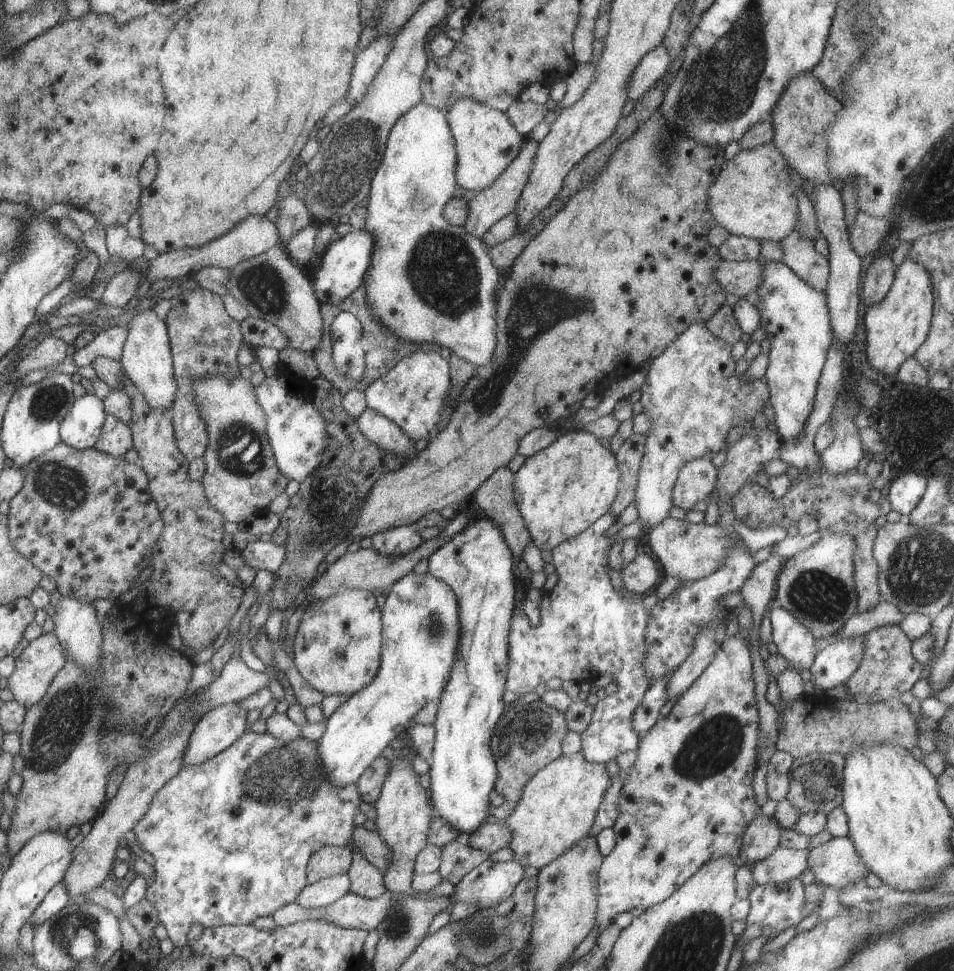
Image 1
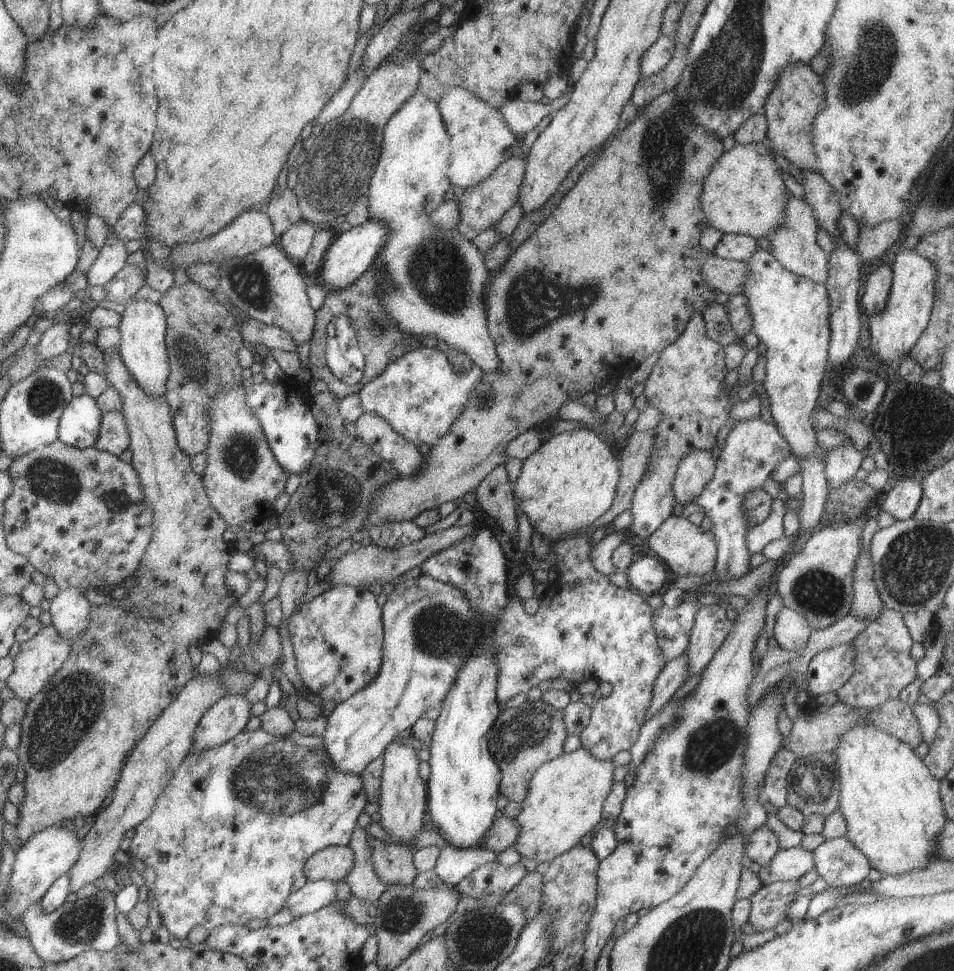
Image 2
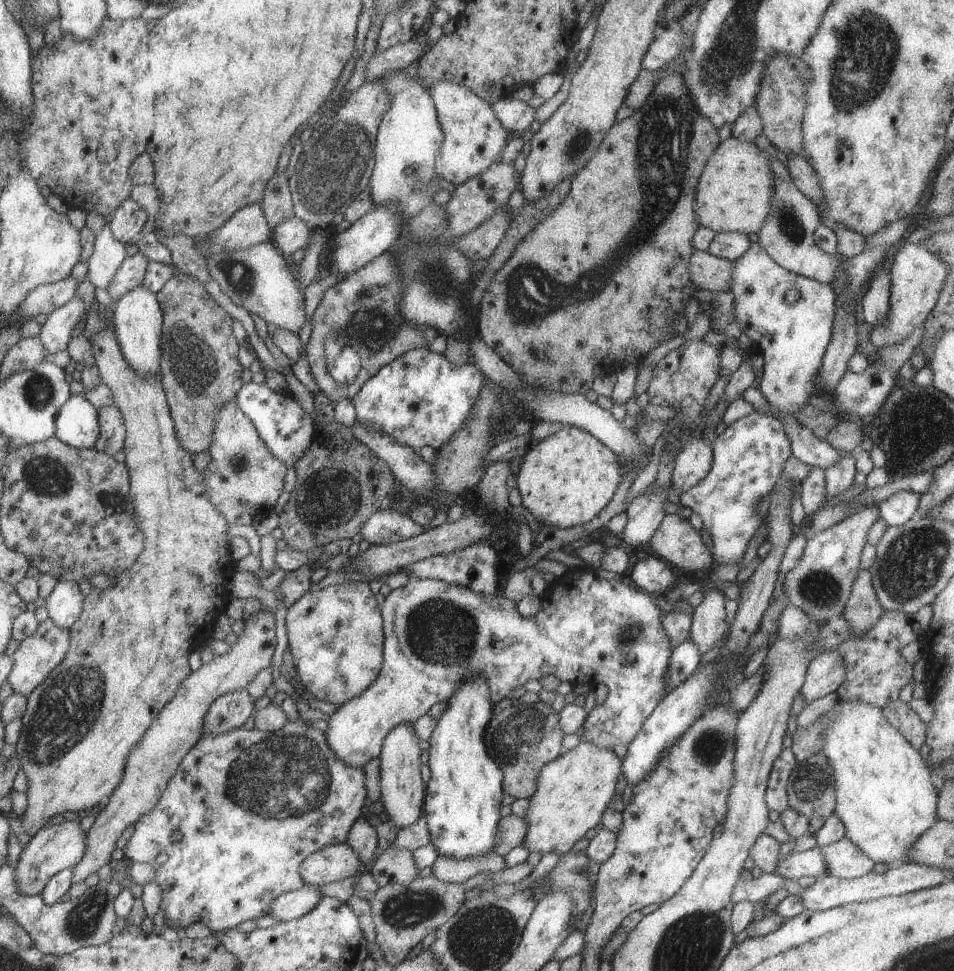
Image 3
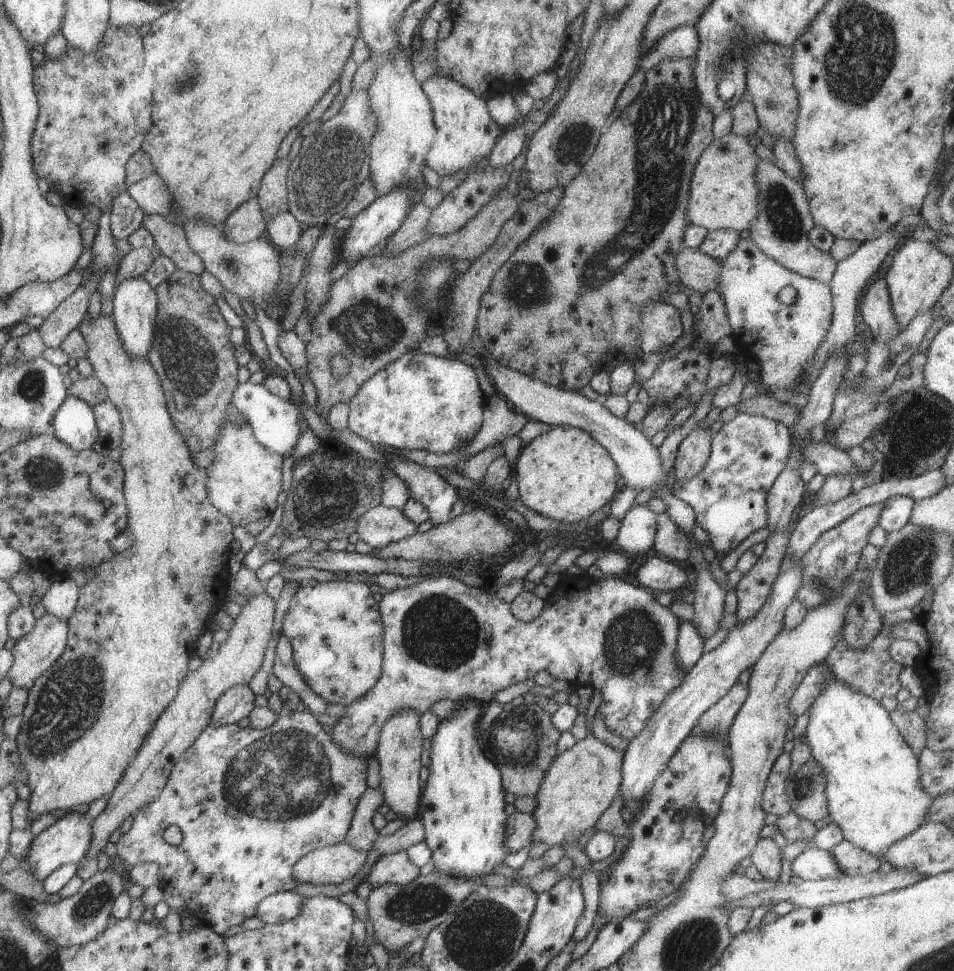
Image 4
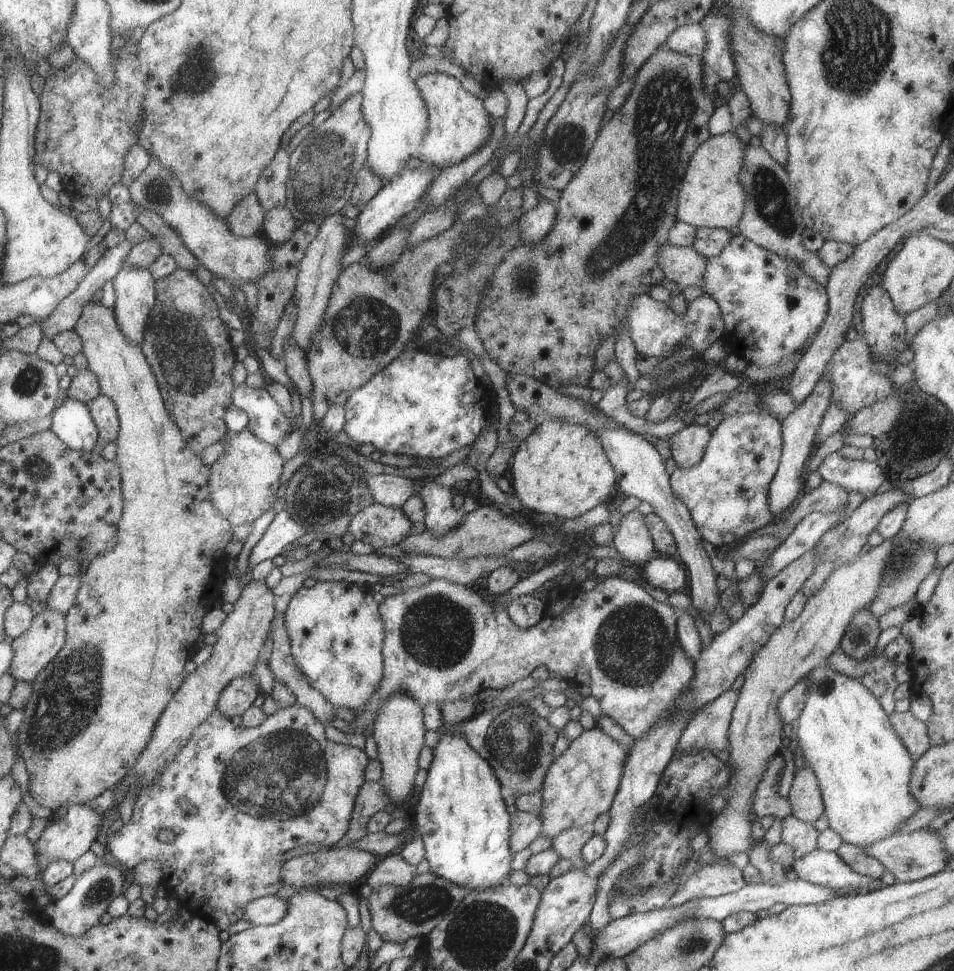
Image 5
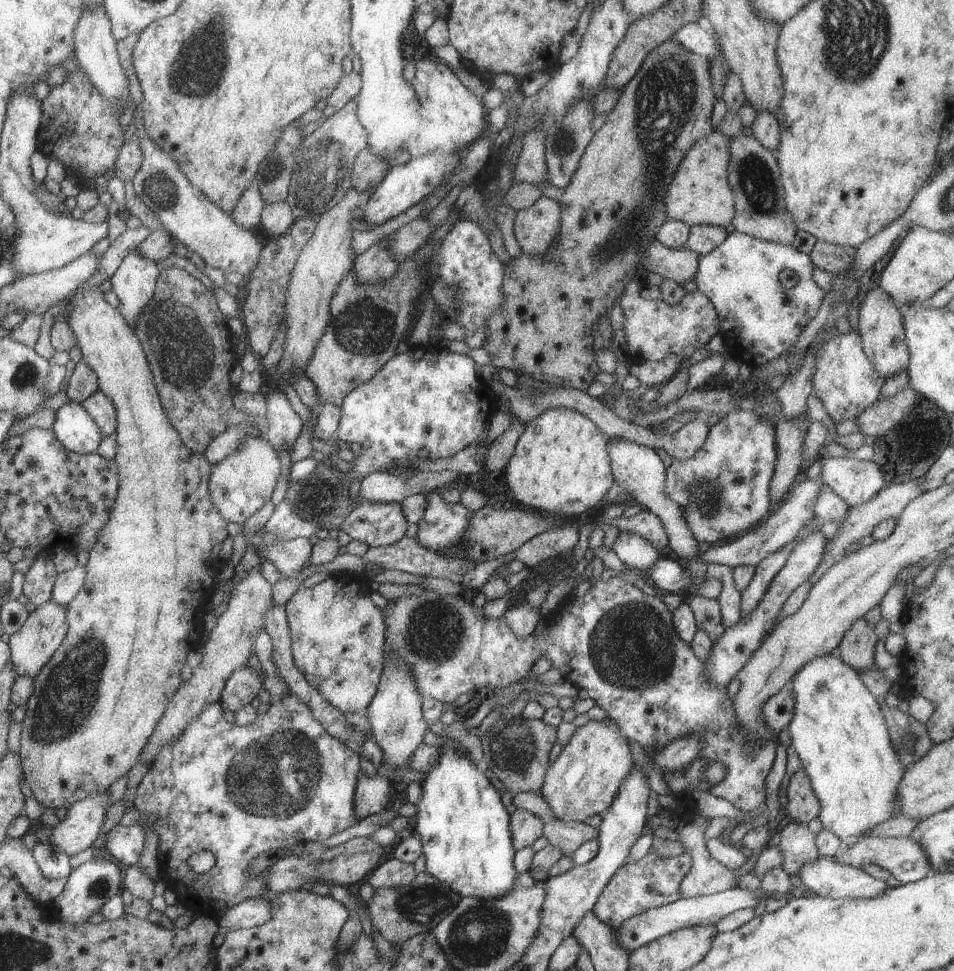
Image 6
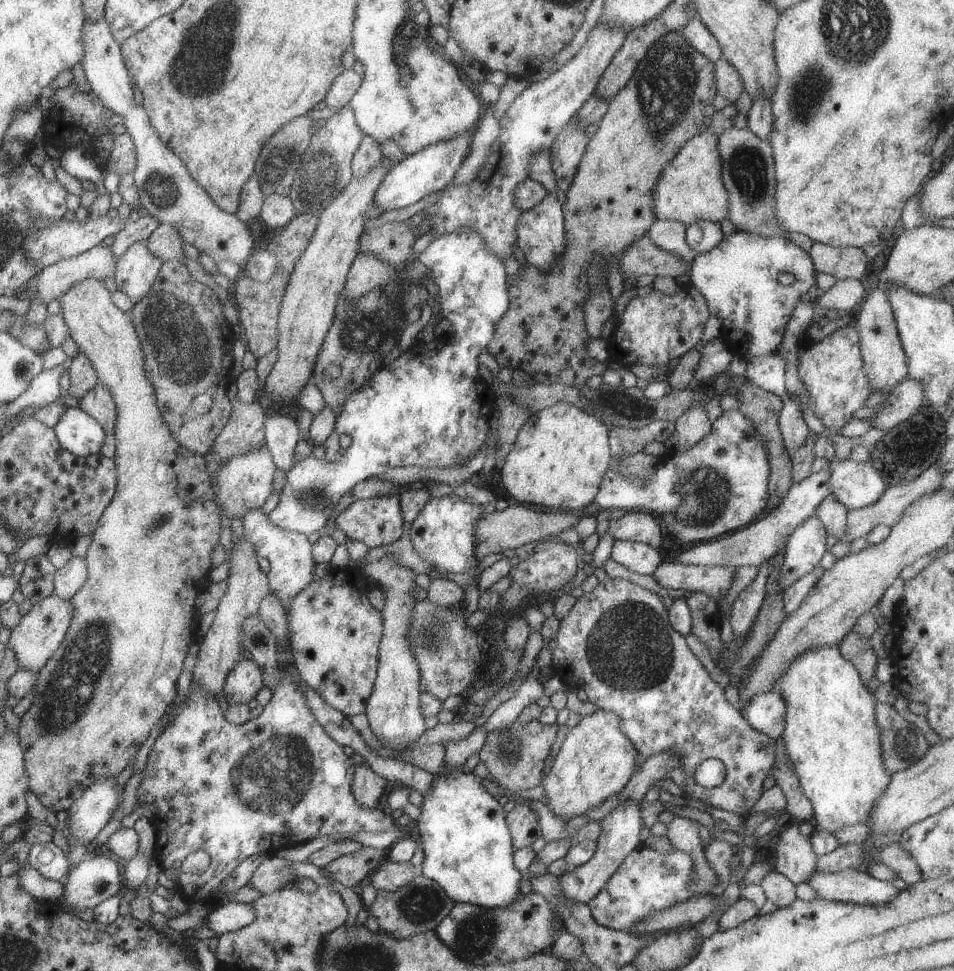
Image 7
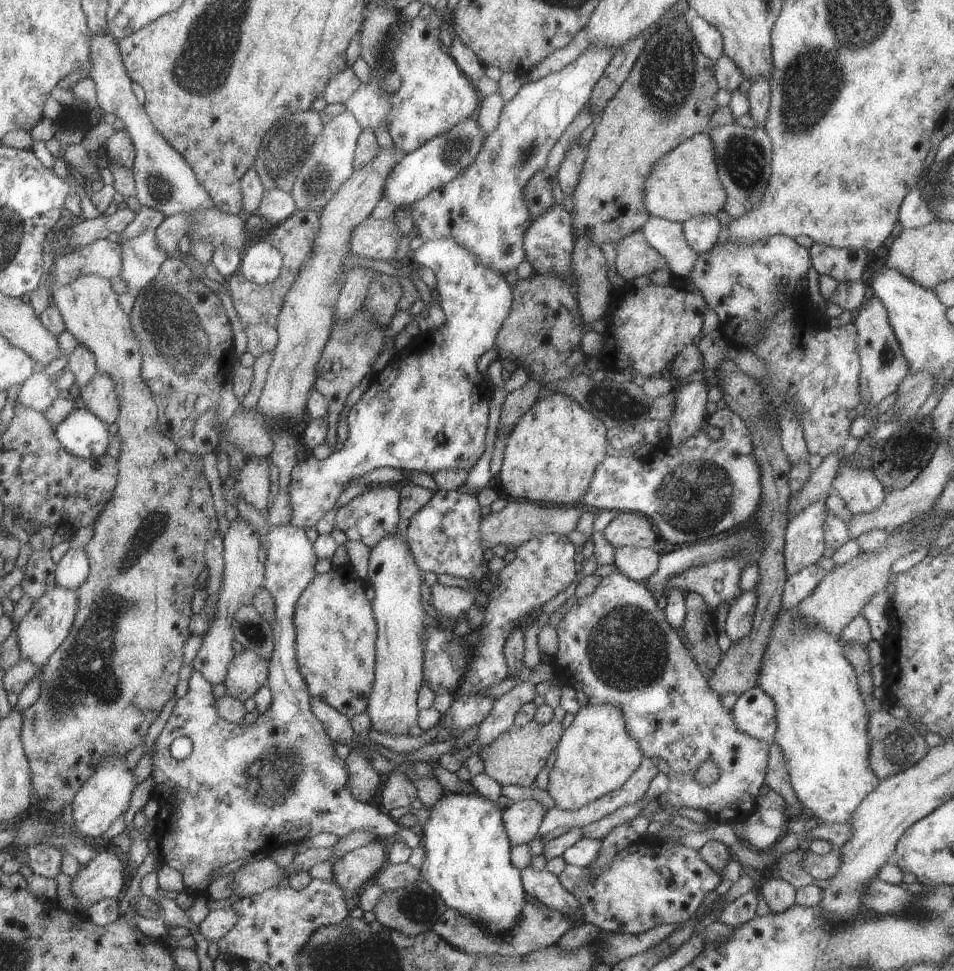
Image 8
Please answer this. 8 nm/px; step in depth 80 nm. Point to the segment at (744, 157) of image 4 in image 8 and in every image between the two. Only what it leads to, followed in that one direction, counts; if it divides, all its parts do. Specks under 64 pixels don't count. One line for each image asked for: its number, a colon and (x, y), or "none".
5: (709, 195)
6: (700, 193)
7: (691, 188)
8: (684, 183)

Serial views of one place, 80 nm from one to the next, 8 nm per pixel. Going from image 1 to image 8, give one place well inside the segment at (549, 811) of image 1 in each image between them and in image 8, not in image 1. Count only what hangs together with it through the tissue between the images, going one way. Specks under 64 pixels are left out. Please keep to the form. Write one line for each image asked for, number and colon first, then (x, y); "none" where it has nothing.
2: (564, 803)
3: (572, 792)
4: (581, 783)
5: (580, 785)
6: (582, 782)
7: (596, 760)
8: (596, 755)

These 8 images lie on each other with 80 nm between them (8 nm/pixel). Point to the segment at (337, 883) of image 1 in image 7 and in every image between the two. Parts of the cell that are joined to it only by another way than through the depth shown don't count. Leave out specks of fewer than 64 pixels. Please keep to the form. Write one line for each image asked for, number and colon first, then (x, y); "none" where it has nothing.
2: (315, 895)
3: (292, 905)
4: (281, 907)
5: (269, 910)
6: (253, 912)
7: (232, 916)

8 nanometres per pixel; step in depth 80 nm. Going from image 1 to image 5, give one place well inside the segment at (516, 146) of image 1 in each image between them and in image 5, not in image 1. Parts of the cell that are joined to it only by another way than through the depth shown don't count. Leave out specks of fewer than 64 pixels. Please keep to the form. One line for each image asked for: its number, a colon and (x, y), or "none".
2: (481, 140)
3: (474, 139)
4: (466, 132)
5: (458, 125)

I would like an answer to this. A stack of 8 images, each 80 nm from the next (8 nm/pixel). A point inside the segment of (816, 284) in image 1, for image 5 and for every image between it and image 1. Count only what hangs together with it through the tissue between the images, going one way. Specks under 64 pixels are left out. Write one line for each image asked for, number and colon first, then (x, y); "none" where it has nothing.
2: (794, 245)
3: (788, 234)
4: (781, 228)
5: (771, 219)

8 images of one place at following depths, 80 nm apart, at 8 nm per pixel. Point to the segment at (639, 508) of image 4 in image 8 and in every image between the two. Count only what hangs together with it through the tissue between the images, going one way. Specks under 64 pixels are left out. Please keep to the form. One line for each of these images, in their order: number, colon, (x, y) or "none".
5: (632, 541)
6: (635, 551)
7: (638, 557)
8: (638, 563)

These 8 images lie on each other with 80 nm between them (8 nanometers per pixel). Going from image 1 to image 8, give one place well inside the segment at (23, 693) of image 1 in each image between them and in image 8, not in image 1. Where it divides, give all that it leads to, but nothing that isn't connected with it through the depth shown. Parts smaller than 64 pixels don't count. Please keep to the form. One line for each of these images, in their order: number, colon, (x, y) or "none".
2: (40, 658)
3: (37, 655)
4: (33, 654)
5: (34, 649)
6: (31, 647)
7: (37, 636)
8: (40, 632)

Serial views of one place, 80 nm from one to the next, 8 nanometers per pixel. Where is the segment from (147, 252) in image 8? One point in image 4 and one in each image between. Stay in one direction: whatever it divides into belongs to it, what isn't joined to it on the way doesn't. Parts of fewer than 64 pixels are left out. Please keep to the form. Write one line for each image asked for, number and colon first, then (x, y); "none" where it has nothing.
4: (135, 303)
5: (135, 286)
6: (134, 282)
7: (137, 269)

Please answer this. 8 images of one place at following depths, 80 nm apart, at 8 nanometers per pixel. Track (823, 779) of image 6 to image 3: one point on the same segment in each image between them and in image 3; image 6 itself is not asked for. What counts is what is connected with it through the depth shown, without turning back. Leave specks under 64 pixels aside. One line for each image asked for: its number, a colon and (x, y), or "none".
3: (886, 798)
4: (873, 791)
5: (863, 770)

